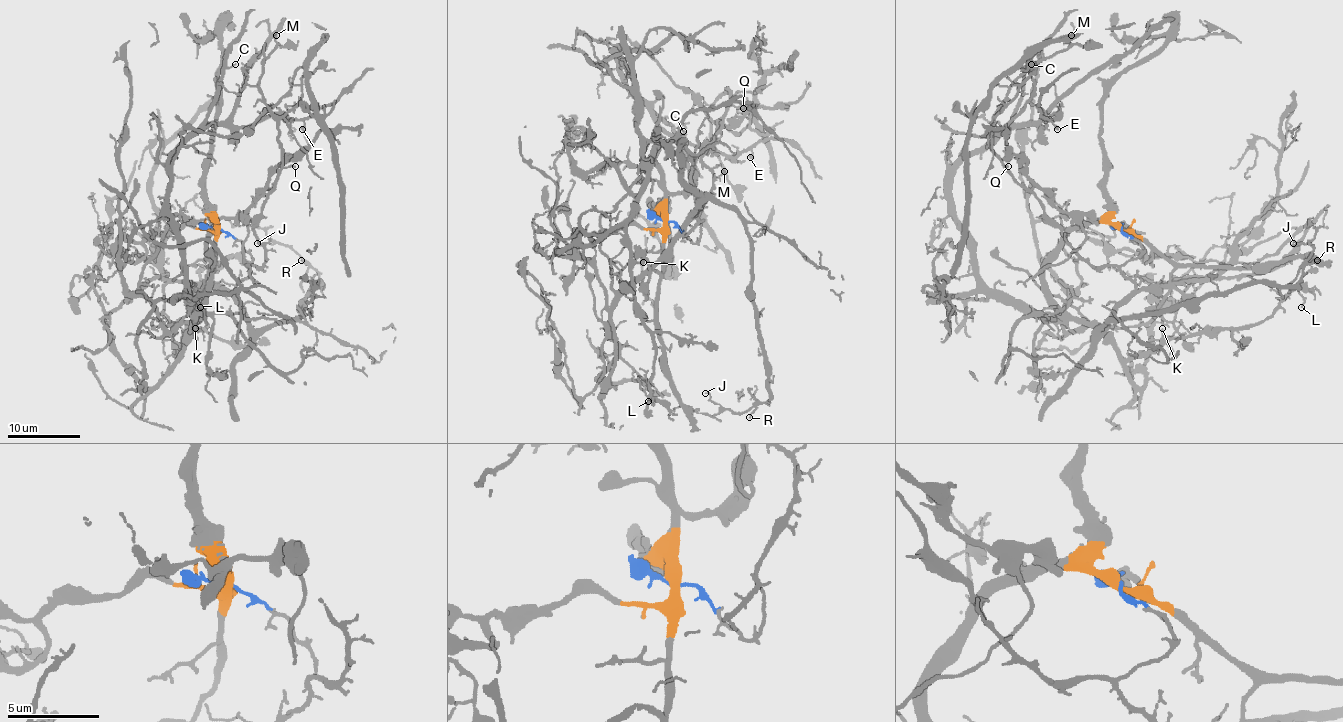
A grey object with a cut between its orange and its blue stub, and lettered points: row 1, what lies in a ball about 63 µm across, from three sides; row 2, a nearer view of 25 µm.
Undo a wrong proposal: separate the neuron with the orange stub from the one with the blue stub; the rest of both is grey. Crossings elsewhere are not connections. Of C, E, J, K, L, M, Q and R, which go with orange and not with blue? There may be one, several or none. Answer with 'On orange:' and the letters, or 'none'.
On orange: C, E, K, L

